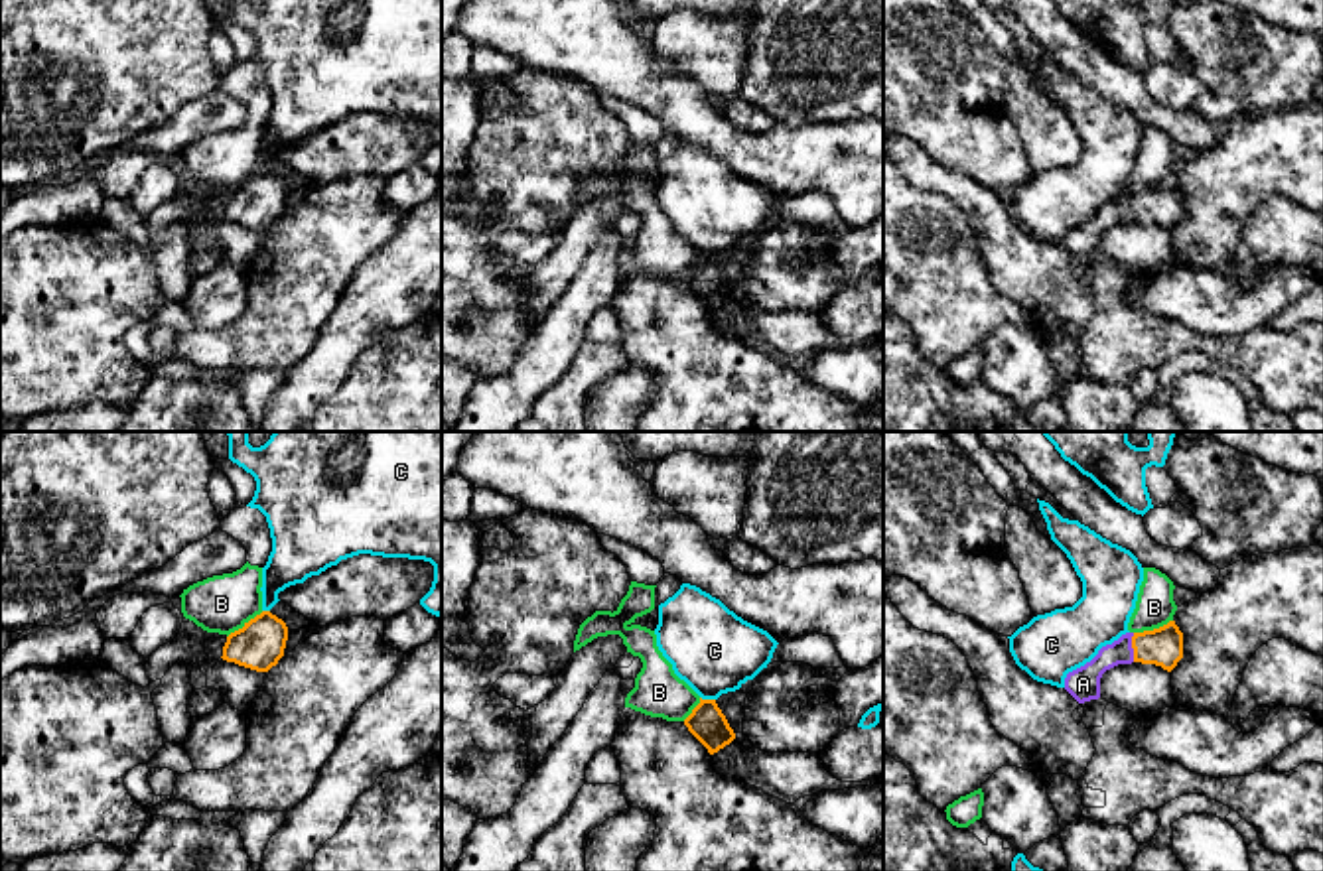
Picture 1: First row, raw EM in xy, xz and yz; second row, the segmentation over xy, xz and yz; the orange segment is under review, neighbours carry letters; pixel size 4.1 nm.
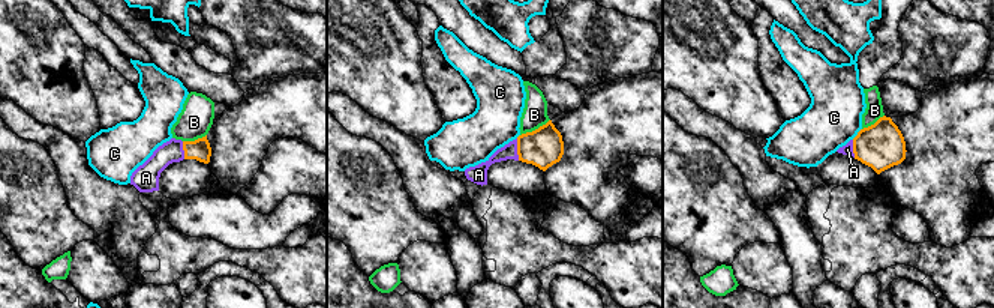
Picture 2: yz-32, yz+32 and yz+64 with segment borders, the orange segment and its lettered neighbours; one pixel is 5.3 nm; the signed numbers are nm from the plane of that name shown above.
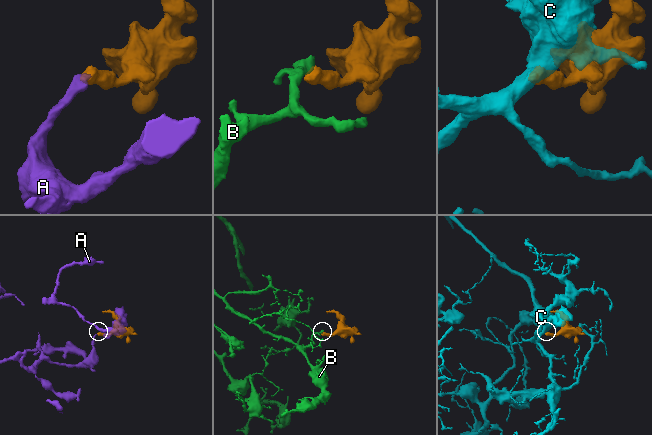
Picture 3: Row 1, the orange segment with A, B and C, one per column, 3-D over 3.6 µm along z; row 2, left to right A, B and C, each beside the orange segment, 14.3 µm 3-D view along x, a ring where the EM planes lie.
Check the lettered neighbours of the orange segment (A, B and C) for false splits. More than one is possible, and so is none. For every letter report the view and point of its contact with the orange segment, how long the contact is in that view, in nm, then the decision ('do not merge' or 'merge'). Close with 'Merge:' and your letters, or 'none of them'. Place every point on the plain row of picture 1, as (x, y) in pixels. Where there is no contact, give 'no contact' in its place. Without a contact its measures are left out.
A: yz (1132, 205) | 120 nm | merge
B: yz (1154, 188) | 170 nm | do not merge
C: xz (708, 259) | 70 nm | do not merge
Merge: A

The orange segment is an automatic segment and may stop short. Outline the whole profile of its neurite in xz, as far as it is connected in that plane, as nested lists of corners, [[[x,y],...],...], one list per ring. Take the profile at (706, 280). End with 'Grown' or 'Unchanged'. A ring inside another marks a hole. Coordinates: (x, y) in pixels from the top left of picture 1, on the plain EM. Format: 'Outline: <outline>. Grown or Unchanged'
Outline: [[[702,258],[684,278],[688,290],[708,307],[710,313],[718,311],[735,298],[726,274],[716,258]]]. Unchanged

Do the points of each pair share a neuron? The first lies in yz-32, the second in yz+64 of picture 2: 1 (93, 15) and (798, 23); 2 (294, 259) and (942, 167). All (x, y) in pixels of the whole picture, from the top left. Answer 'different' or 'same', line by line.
1: different
2: different

